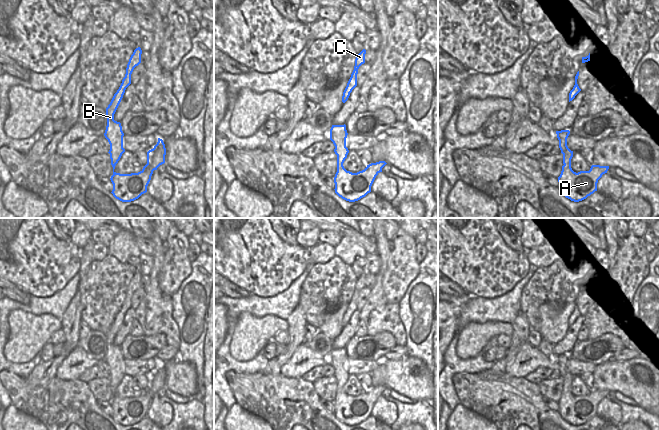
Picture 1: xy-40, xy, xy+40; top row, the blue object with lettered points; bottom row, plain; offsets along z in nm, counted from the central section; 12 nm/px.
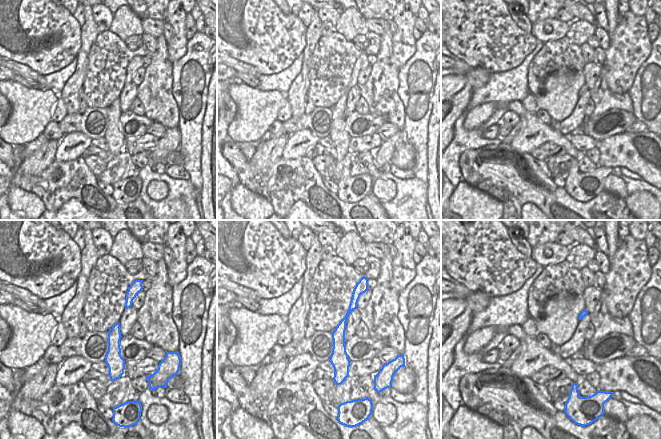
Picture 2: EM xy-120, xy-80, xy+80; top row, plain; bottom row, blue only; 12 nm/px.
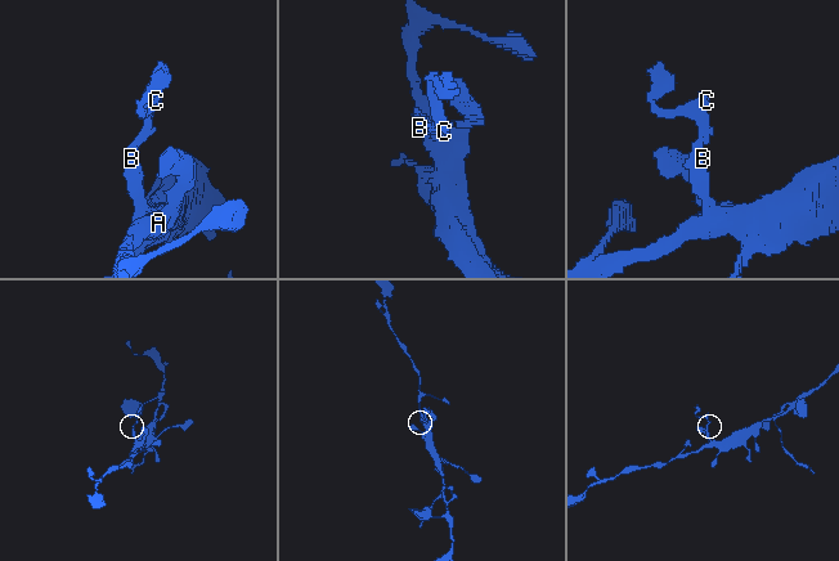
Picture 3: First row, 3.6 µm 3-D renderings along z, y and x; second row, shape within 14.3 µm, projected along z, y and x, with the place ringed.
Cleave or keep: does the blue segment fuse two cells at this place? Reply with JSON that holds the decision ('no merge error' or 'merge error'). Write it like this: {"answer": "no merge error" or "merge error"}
{"answer": "merge error"}

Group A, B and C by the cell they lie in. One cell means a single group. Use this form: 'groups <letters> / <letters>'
groups A / B C

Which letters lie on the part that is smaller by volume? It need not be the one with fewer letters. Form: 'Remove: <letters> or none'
Remove: B, C

